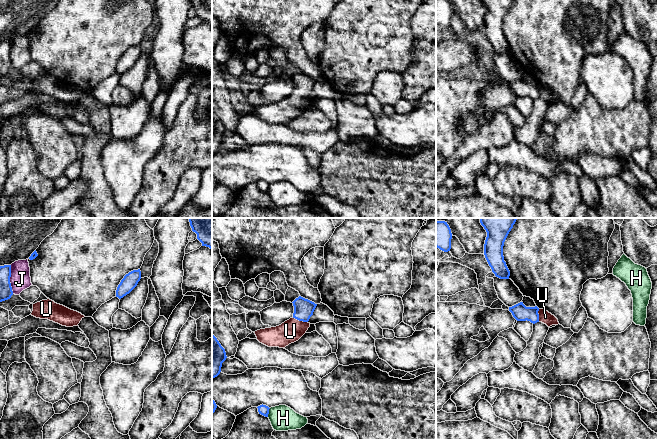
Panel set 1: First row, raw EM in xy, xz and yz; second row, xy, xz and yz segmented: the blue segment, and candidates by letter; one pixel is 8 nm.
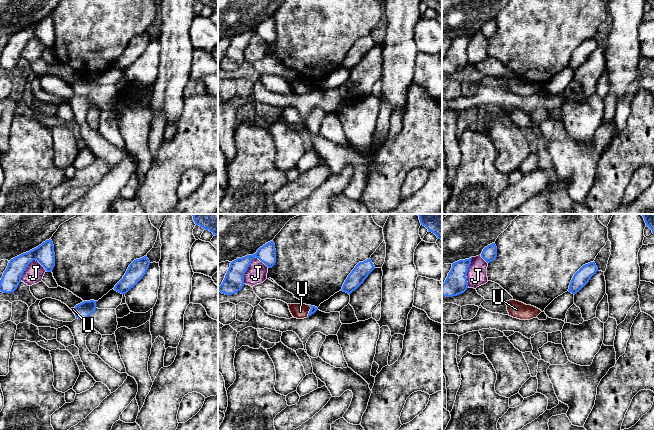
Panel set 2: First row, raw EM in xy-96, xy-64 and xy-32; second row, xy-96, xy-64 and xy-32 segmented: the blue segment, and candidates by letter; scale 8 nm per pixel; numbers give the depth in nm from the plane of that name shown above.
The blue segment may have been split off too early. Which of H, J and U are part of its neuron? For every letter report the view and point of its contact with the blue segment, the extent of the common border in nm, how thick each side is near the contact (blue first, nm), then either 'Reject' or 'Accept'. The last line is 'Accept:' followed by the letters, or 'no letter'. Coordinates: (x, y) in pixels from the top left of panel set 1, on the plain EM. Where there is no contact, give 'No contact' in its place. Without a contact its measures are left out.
H: Touches blue at xz (268, 188). Shared border 80 nm. Thickness 80 nm (blue) against 200 nm. Reject
J: Touches blue at xy (9, 55). Shared border 240 nm. Thickness 100 nm (blue) against 170 nm. Reject
U: Touches blue at xz (300, 96). Shared border 130 nm. Thickness 160 nm (blue) against 180 nm. Accept
Accept: U

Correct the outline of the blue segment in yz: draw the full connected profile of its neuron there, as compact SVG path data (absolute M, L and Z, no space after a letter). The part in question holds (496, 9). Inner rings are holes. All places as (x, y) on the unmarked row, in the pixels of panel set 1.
M481 0L487 8L484 31L496 53L509 55L510 47L504 37L504 18L514 0Z

